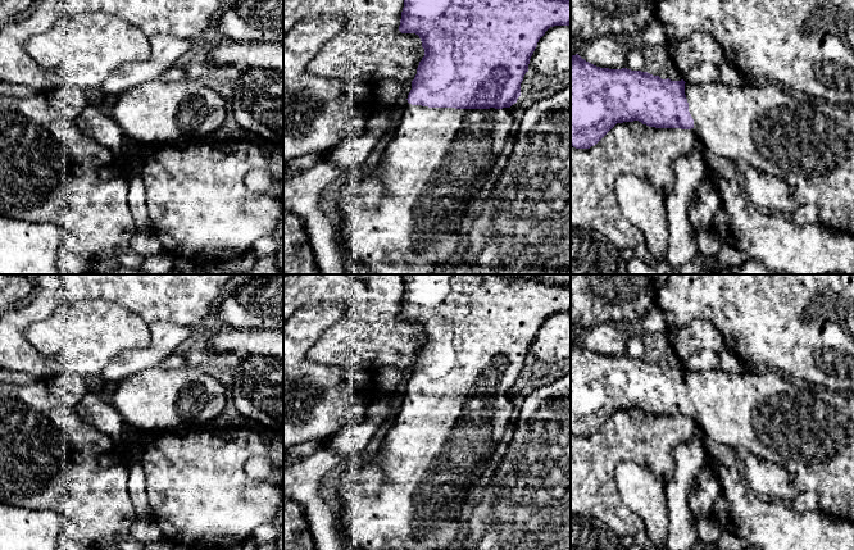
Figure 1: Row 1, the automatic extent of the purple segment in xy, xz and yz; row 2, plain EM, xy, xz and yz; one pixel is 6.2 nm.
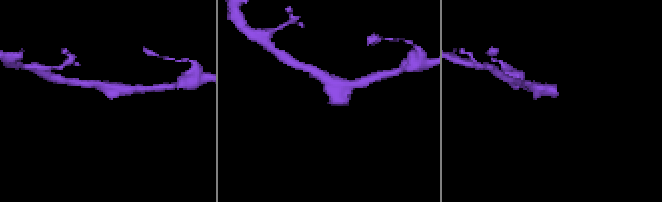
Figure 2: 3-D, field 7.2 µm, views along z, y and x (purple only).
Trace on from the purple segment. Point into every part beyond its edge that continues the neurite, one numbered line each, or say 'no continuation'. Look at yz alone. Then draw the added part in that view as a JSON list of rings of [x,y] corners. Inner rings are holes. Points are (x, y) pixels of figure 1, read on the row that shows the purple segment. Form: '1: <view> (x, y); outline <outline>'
1: yz (809, 144); outline [[[718,81],[685,83],[685,95],[694,119],[690,131],[703,149],[776,176],[789,185],[799,205],[818,206],[818,223],[823,228],[854,237],[854,112],[823,100],[798,100],[781,86],[757,82],[742,86],[724,86]]]

